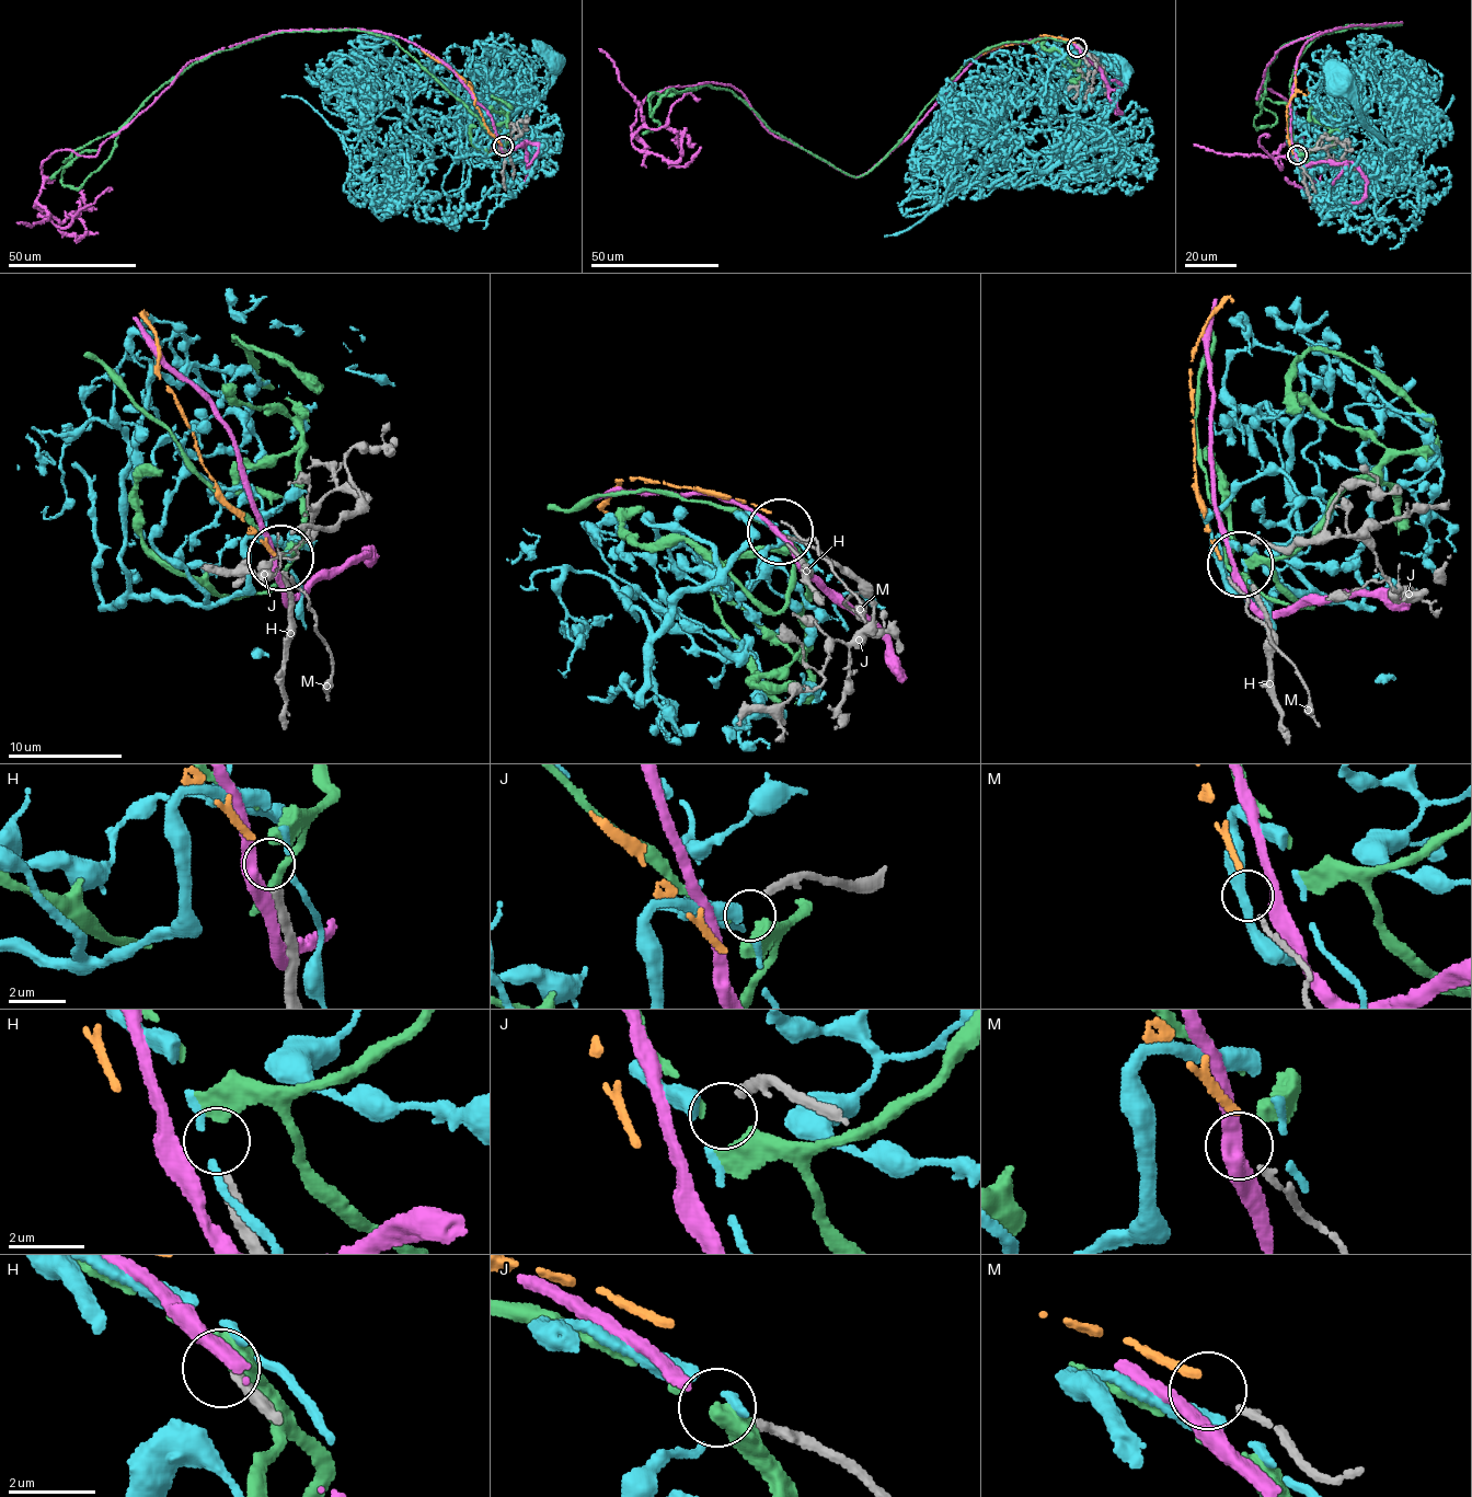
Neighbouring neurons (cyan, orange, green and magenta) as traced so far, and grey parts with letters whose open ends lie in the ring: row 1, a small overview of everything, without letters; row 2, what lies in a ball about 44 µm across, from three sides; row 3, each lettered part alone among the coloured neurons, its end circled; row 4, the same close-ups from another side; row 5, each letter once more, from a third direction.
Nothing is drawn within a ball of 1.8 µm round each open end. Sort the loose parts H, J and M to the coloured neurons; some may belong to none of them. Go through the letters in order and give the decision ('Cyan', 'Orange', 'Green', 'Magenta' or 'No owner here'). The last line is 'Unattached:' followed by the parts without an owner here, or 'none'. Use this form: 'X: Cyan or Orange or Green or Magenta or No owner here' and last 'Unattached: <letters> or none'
H: Green
J: Cyan
M: Orange
Unattached: none

